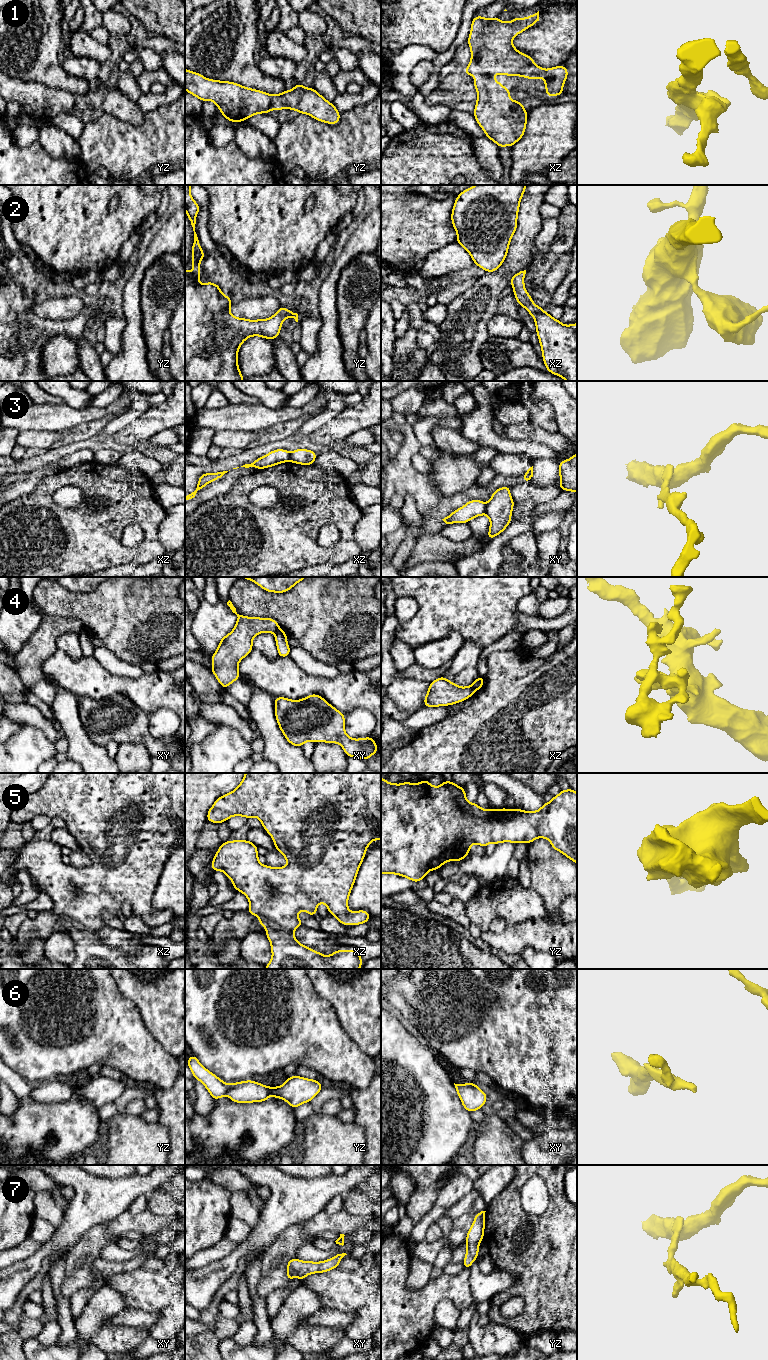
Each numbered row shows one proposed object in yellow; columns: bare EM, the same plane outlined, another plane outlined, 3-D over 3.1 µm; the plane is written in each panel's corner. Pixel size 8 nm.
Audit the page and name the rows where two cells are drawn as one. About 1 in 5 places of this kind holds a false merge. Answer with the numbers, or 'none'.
3, 4

